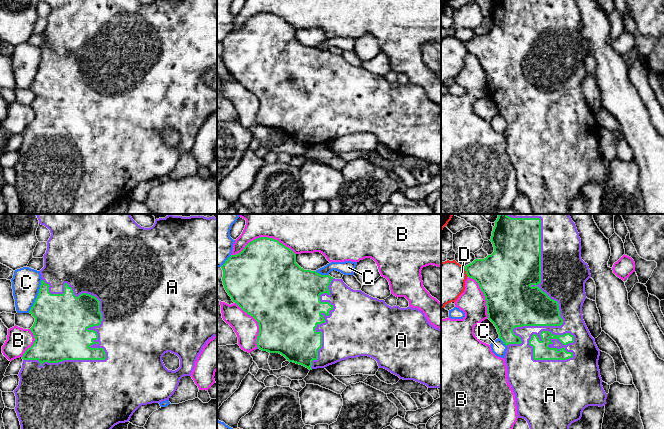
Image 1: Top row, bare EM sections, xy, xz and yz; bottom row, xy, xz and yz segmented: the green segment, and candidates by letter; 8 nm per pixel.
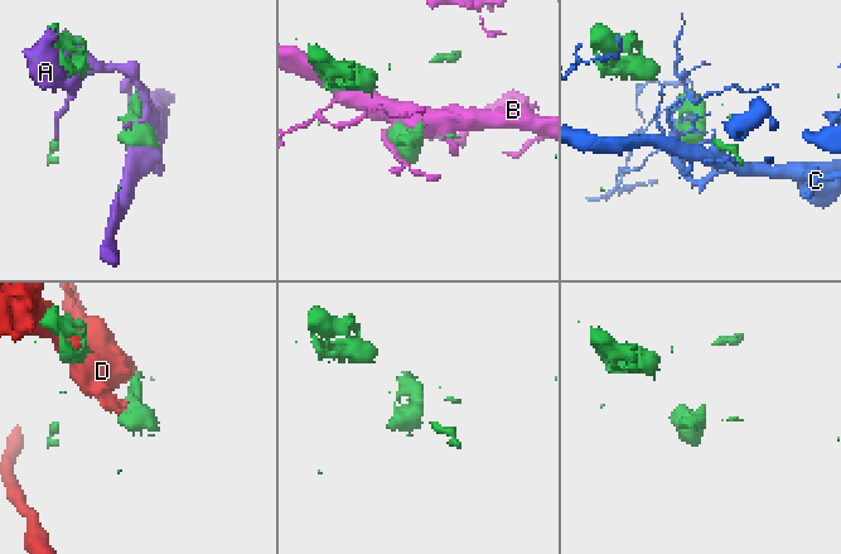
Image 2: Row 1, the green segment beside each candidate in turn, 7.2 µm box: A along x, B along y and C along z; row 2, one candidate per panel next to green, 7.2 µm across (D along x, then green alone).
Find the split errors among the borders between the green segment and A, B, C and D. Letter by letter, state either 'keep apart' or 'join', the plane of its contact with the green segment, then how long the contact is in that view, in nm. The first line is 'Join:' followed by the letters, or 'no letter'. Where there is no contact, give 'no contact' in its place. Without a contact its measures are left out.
Join: A
A: join; meets green in xy; contact 800 nm long
B: keep apart; meets green in xz; contact 500 nm long
C: keep apart; meets green in xy; contact 280 nm long
D: keep apart; meets green in yz; contact 100 nm long

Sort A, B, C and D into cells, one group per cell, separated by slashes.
A / B / C / D

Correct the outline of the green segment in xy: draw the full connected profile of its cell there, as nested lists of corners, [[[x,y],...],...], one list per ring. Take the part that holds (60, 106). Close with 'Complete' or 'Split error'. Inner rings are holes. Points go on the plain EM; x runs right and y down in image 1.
[[[41,0],[50,6],[51,12],[47,17],[47,26],[44,30],[44,43],[40,46],[41,61],[38,72],[29,89],[35,94],[30,104],[35,117],[22,132],[22,144],[18,150],[20,157],[14,166],[16,172],[15,187],[20,197],[22,214],[103,214],[115,201],[128,198],[133,189],[142,181],[160,179],[169,174],[176,167],[180,155],[184,152],[191,152],[195,138],[206,119],[217,112],[217,0],[154,0],[150,4],[141,3],[138,0]],[[171,128],[180,135],[180,143],[175,146],[168,146],[162,133],[165,129]]]. Split error

